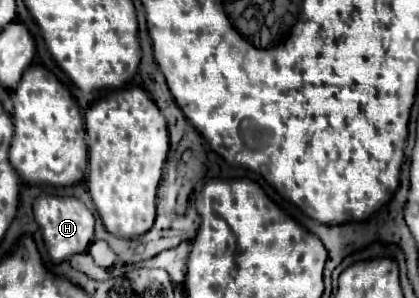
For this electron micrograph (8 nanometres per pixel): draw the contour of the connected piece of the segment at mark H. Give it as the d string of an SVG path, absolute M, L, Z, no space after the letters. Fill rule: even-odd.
M50 194L38 196L34 200L34 218L42 228L44 244L54 264L60 264L64 260L70 260L70 256L84 252L94 238L92 212L78 198L72 198L72 196L50 196Z

